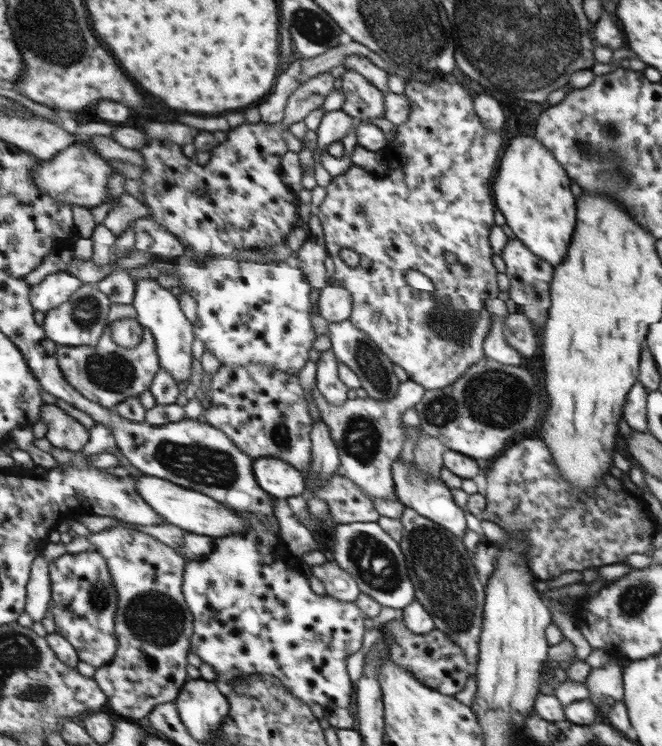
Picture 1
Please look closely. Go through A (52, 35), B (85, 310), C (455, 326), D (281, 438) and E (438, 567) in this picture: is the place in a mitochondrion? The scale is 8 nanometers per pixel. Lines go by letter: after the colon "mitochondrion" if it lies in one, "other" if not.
A: mitochondrion
B: mitochondrion
C: mitochondrion
D: mitochondrion
E: mitochondrion

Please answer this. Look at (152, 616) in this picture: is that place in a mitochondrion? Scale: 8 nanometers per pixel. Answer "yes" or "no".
yes

